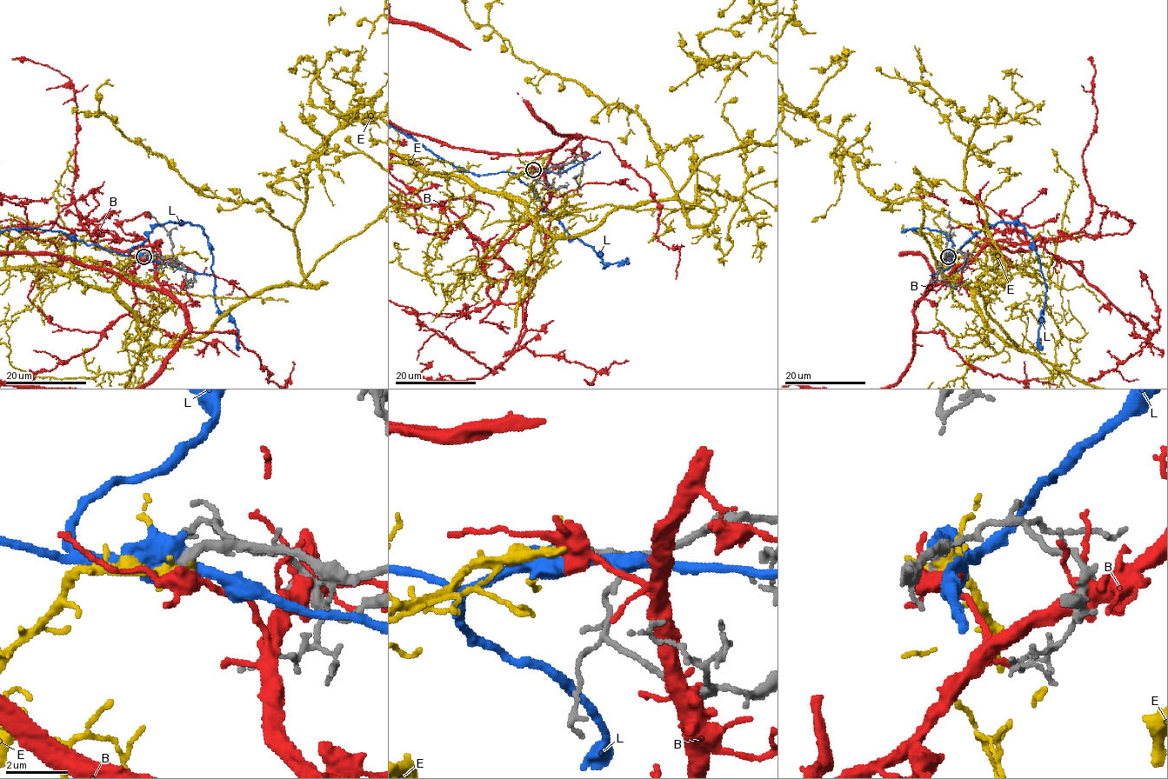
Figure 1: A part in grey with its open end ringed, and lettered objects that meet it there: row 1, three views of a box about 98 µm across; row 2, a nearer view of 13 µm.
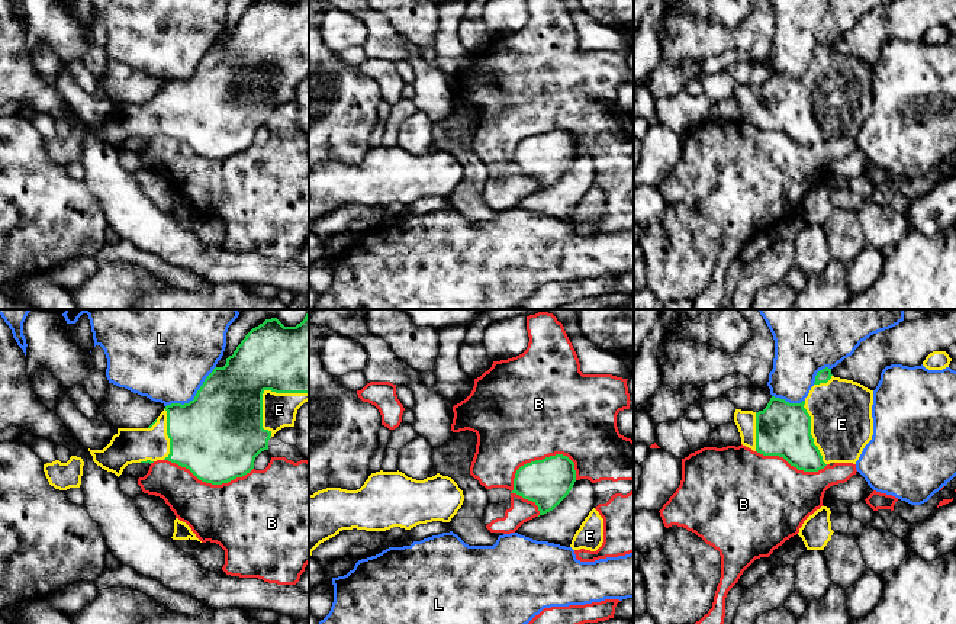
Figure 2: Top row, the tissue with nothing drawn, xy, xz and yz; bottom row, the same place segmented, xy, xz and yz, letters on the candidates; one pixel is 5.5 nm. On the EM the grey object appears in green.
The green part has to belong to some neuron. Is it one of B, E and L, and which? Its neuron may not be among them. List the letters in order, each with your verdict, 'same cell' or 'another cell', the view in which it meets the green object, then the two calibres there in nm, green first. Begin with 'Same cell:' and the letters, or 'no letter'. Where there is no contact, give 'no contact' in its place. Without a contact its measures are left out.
Same cell: E
B: another cell; contact in xz; calibres 260 and 420 nm
E: same cell; contact in xy; calibres 400 and 190 nm
L: another cell; contact in xy; calibres 480 and 460 nm

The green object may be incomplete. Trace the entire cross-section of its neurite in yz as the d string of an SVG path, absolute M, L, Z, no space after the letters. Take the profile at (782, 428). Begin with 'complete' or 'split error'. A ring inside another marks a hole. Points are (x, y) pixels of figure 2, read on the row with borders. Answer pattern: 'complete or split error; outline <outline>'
split error; outline M825 367L817 373L814 386L801 403L772 396L763 411L735 409L734 422L743 446L763 456L783 457L798 470L818 472L830 463L856 464L873 435L872 405L873 390L834 377L831 369Z

